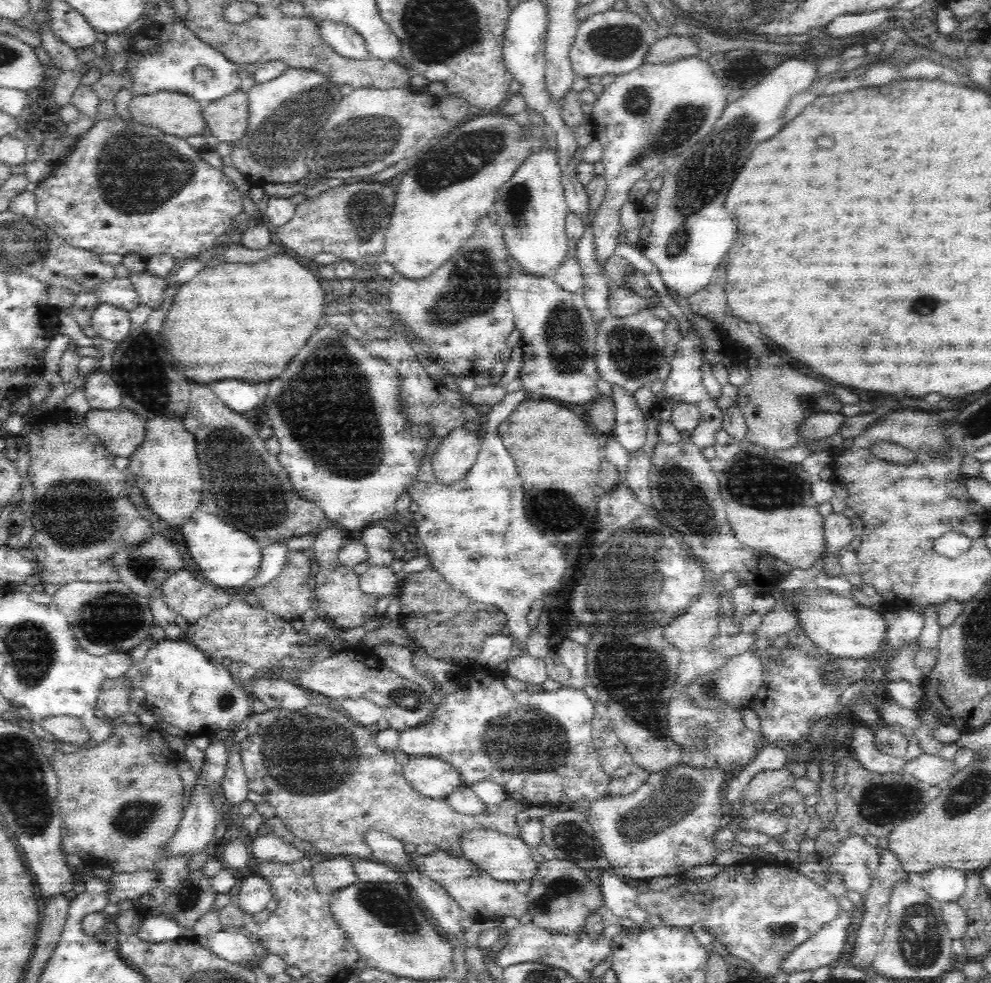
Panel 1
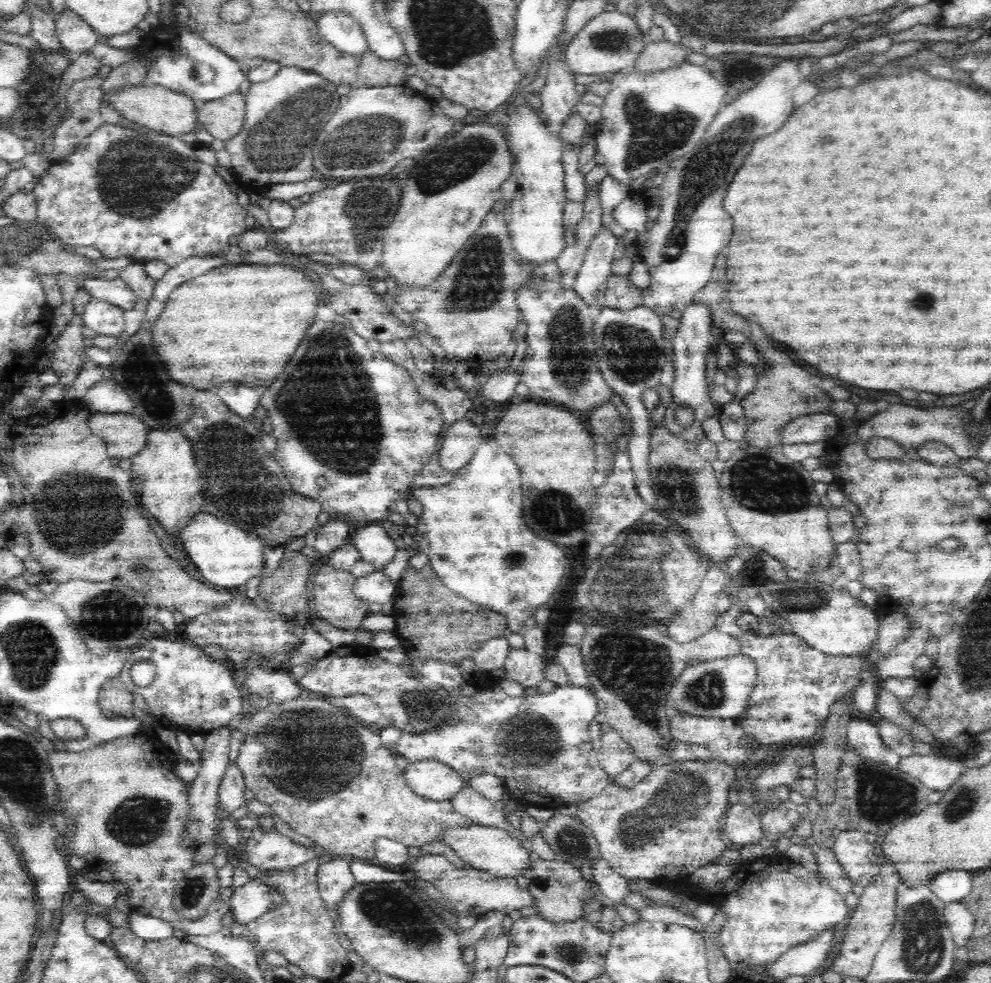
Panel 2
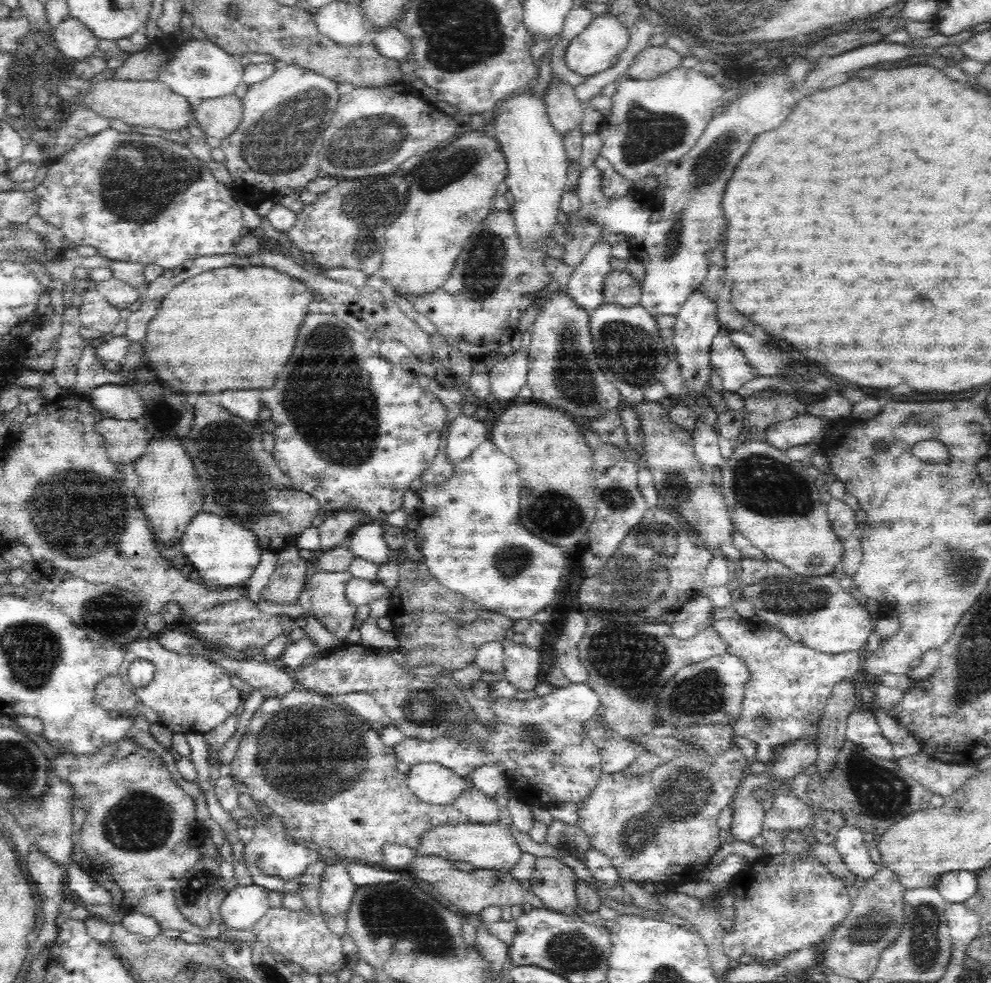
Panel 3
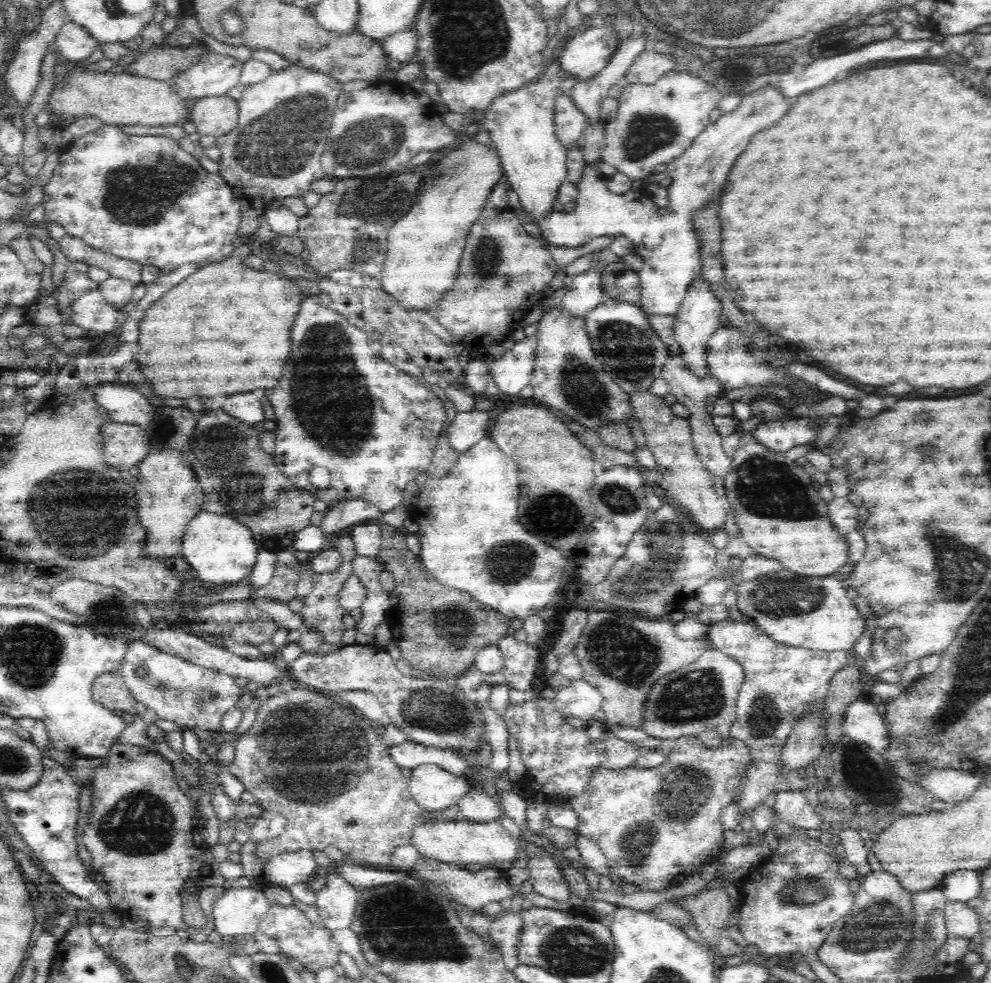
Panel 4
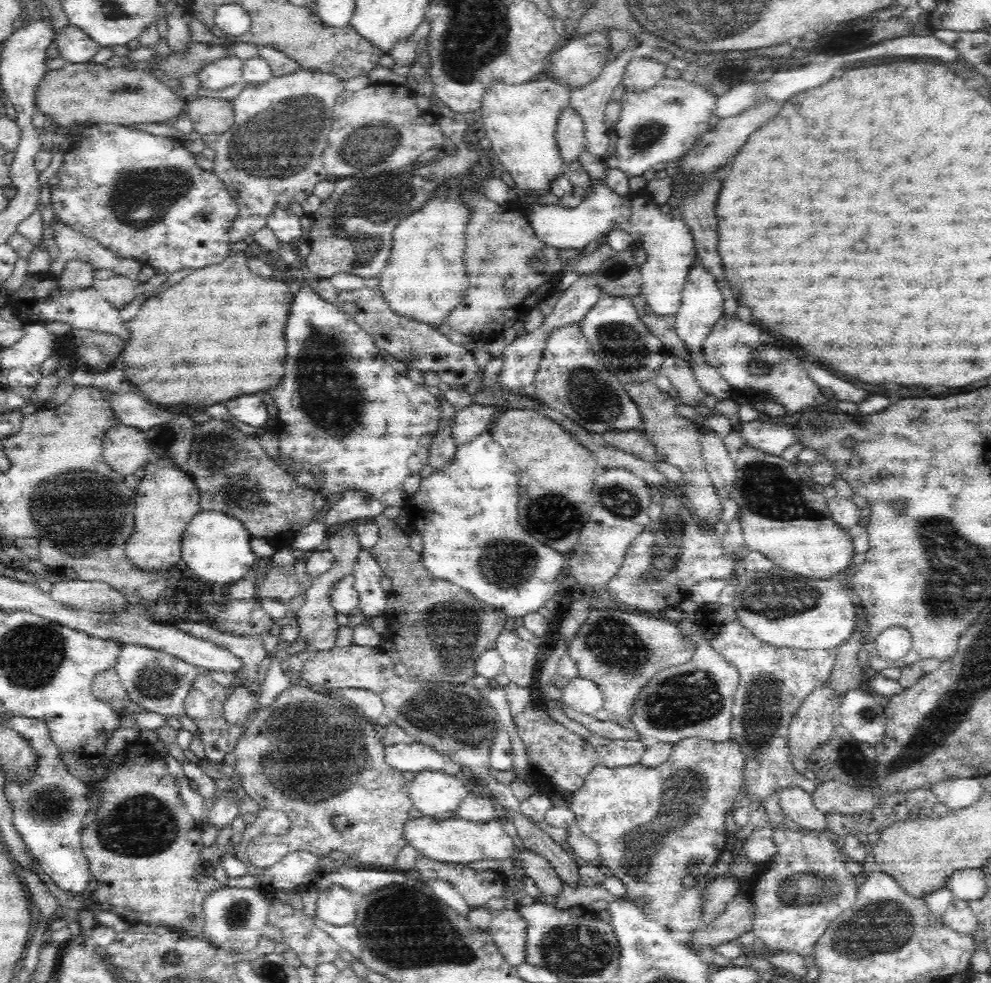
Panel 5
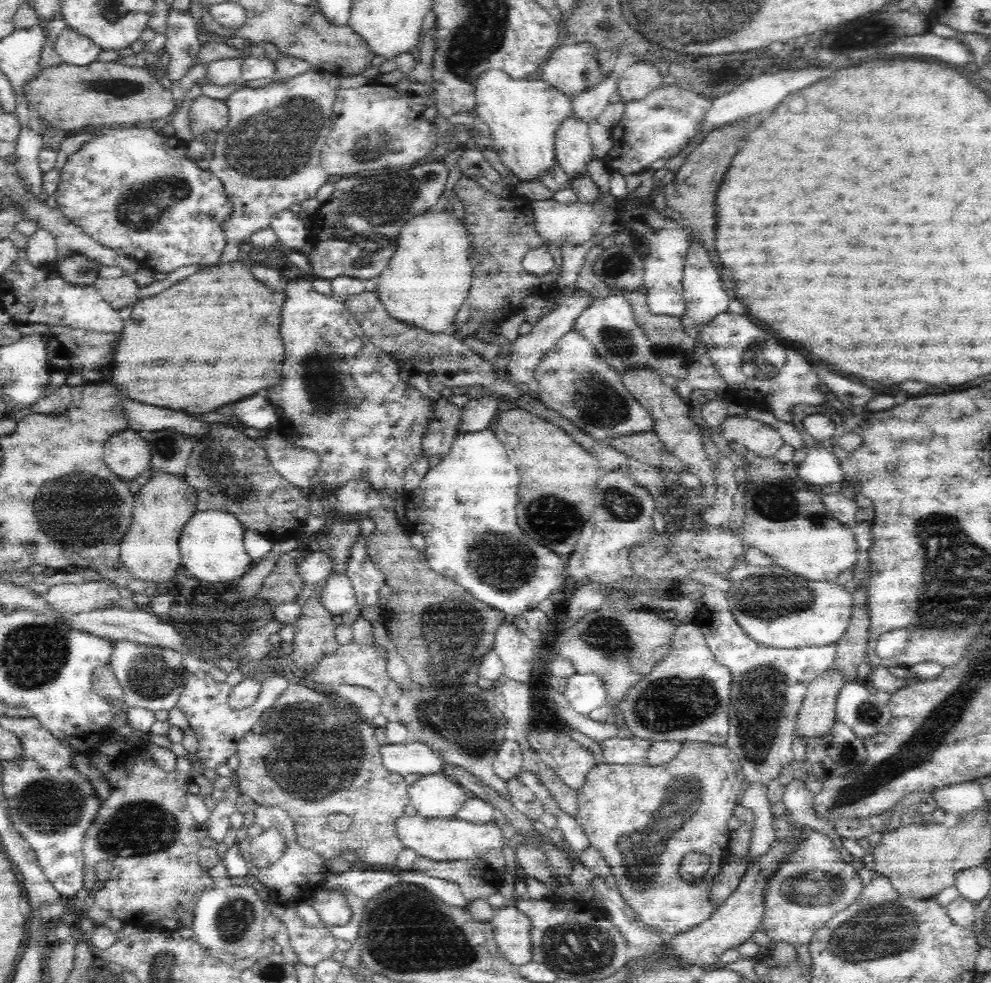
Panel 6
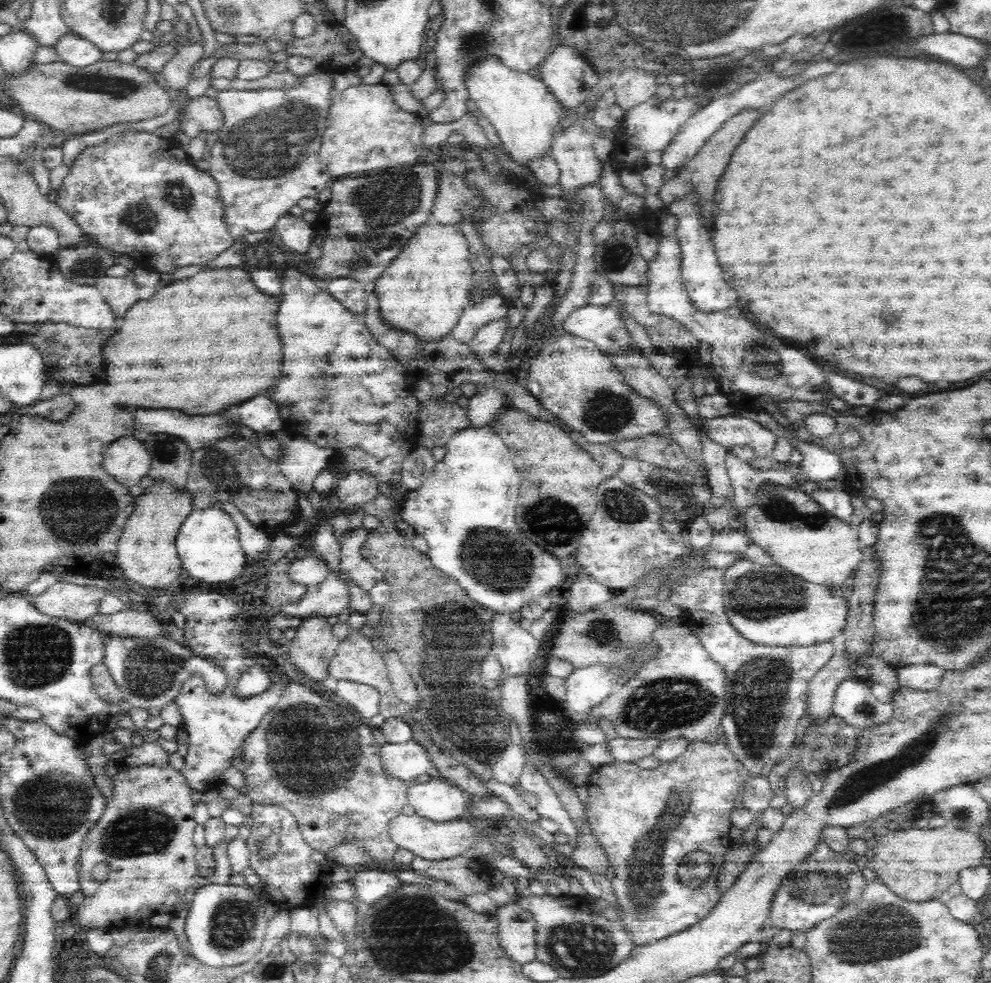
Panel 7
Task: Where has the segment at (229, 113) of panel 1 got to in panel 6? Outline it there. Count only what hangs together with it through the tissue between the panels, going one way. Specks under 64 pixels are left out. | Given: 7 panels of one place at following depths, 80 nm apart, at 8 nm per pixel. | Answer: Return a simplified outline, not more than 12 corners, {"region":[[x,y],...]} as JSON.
{"region":[[200,95],[189,110],[192,134],[207,138],[226,128],[228,105]]}

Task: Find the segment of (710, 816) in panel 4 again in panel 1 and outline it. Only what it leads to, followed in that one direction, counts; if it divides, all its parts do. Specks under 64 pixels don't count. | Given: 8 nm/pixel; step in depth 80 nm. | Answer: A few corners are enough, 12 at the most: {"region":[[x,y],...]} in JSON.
{"region":[[682,764],[585,816],[621,878],[717,854],[726,770]]}

